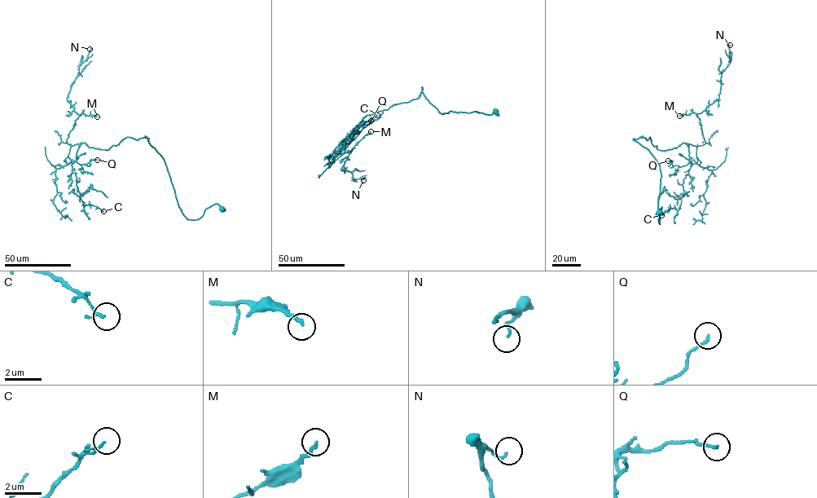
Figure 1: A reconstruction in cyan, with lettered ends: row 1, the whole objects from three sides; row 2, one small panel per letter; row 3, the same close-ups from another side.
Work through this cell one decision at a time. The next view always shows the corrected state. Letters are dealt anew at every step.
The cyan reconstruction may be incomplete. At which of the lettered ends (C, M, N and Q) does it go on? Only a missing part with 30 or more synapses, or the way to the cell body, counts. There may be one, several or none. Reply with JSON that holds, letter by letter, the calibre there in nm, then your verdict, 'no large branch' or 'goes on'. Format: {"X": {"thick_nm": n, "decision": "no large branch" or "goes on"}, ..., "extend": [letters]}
{"C": {"thick_nm": 90, "decision": "no large branch"}, "M": {"thick_nm": 150, "decision": "no large branch"}, "N": {"thick_nm": 120, "decision": "no large branch"}, "Q": {"thick_nm": 140, "decision": "no large branch"}, "extend": []}

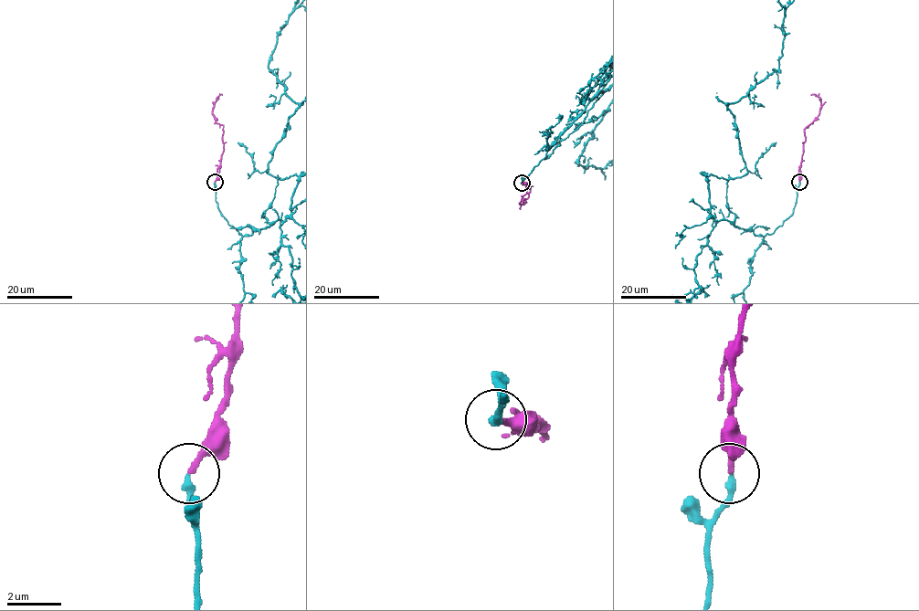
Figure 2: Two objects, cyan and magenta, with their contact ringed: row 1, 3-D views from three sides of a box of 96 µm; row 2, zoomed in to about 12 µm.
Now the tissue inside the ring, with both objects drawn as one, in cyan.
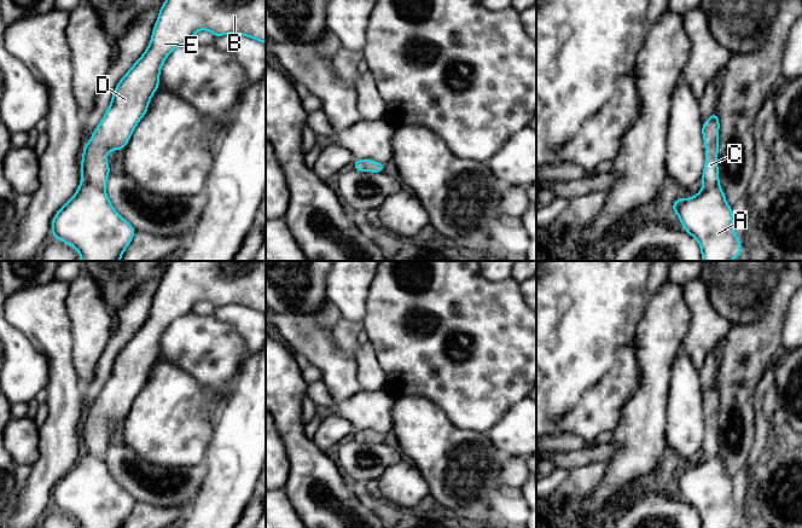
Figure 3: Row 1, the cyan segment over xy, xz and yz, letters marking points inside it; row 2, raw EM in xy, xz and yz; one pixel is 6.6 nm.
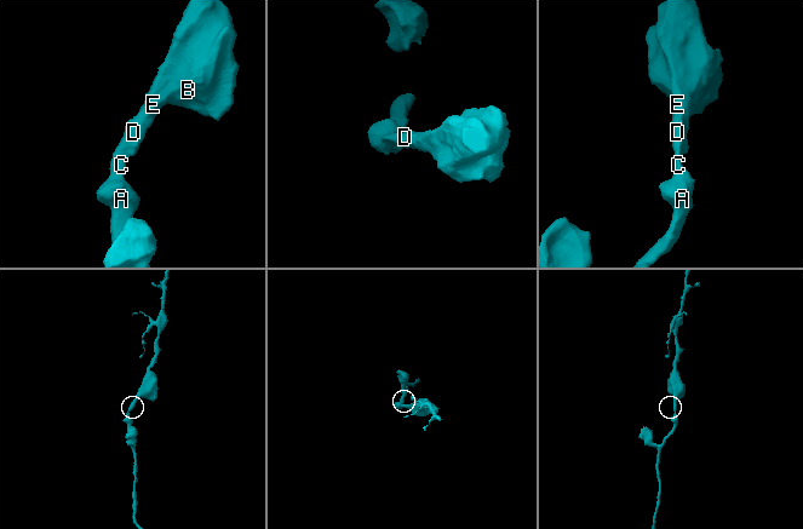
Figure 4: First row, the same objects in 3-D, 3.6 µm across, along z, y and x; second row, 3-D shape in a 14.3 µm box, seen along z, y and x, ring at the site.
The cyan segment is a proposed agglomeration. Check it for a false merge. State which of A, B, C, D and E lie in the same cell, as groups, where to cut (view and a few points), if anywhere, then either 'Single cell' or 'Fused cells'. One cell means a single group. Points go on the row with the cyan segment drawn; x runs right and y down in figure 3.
Groups: A B C D E. No split. Single cell

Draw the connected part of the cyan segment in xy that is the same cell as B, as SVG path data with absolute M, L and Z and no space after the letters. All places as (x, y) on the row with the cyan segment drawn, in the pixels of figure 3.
M165 0L159 8L149 47L115 87L109 109L83 146L81 182L75 195L53 216L52 237L75 248L81 261L120 261L136 231L112 207L106 195L106 180L111 172L106 155L123 150L136 124L149 109L159 87L163 63L176 47L193 40L198 30L208 30L215 37L239 34L266 45L266 0Z

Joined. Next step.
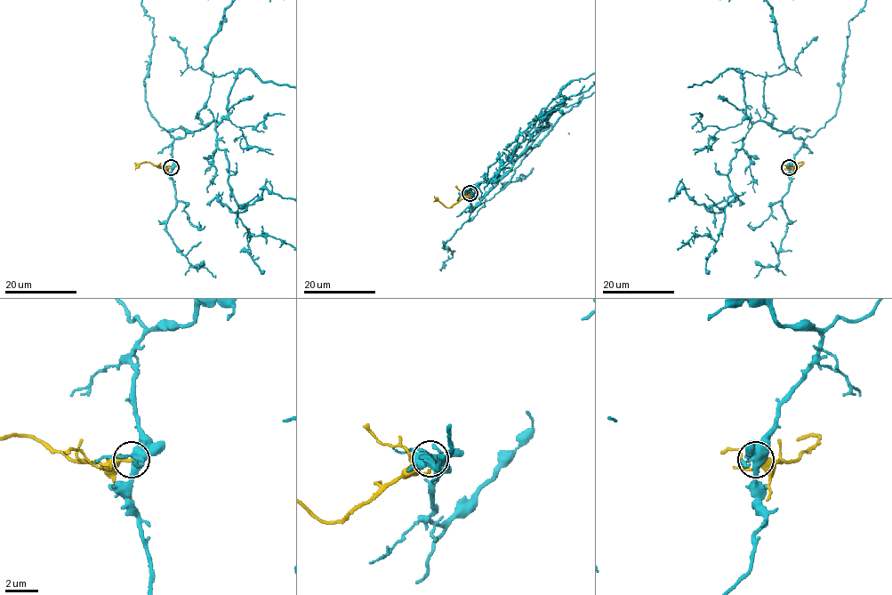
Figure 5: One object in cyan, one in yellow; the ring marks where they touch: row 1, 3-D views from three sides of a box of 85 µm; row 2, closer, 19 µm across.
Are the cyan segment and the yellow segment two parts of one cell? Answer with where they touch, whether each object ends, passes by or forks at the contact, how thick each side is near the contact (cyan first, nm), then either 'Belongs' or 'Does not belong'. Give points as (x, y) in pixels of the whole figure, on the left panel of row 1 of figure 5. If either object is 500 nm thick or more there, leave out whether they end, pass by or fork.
Place: (171, 167). At the ring cyan forks. At the ring yellow ends. Thickness 440 nm (cyan) against 220 nm. Does not belong

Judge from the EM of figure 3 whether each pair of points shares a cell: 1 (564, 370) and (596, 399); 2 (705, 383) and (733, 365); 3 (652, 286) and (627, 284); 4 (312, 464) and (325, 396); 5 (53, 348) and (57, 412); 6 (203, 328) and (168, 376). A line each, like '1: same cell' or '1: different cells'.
1: different cells
2: different cells
3: different cells
4: different cells
5: same cell
6: different cells

